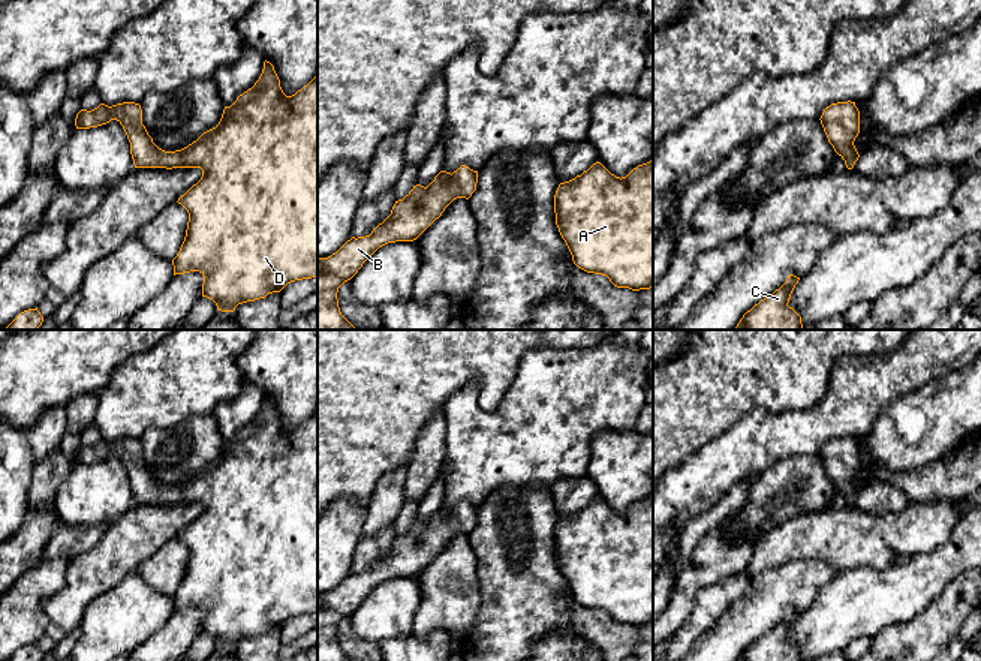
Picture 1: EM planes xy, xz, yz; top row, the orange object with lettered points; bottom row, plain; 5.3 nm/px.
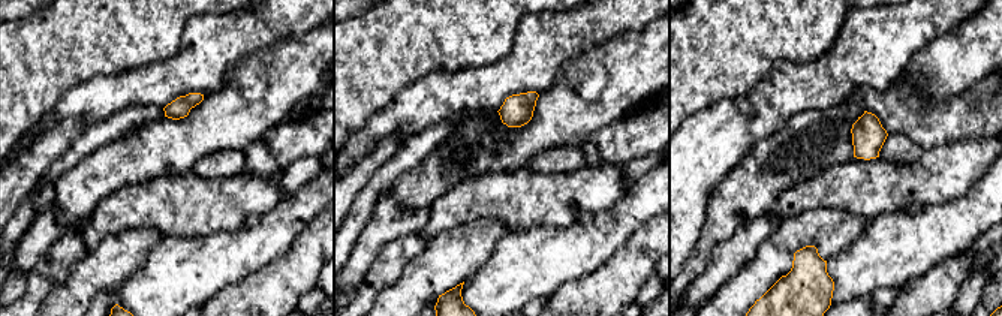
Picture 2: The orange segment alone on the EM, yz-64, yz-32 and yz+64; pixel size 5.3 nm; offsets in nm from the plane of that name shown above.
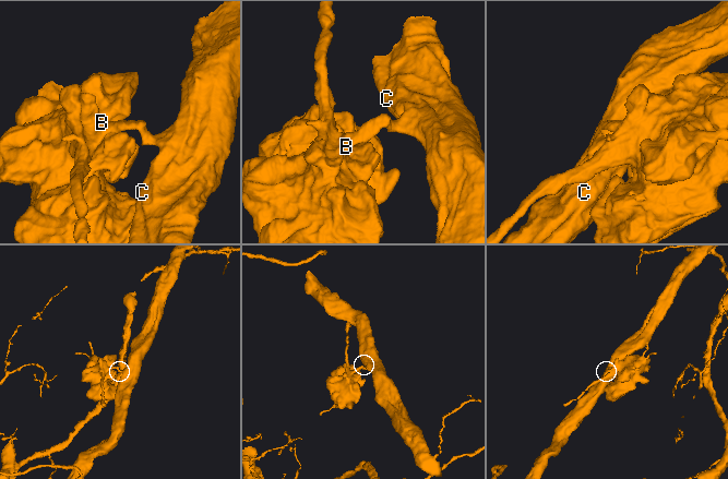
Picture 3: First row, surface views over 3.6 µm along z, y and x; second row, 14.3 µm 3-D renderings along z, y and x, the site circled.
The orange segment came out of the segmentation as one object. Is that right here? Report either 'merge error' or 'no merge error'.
no merge error

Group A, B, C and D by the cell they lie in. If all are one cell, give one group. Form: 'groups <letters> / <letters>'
groups A B C D

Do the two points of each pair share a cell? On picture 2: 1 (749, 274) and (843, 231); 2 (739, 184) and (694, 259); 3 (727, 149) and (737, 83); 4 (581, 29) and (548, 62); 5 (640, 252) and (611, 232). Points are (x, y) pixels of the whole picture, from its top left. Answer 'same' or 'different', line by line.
1: same
2: same
3: different
4: same
5: different

